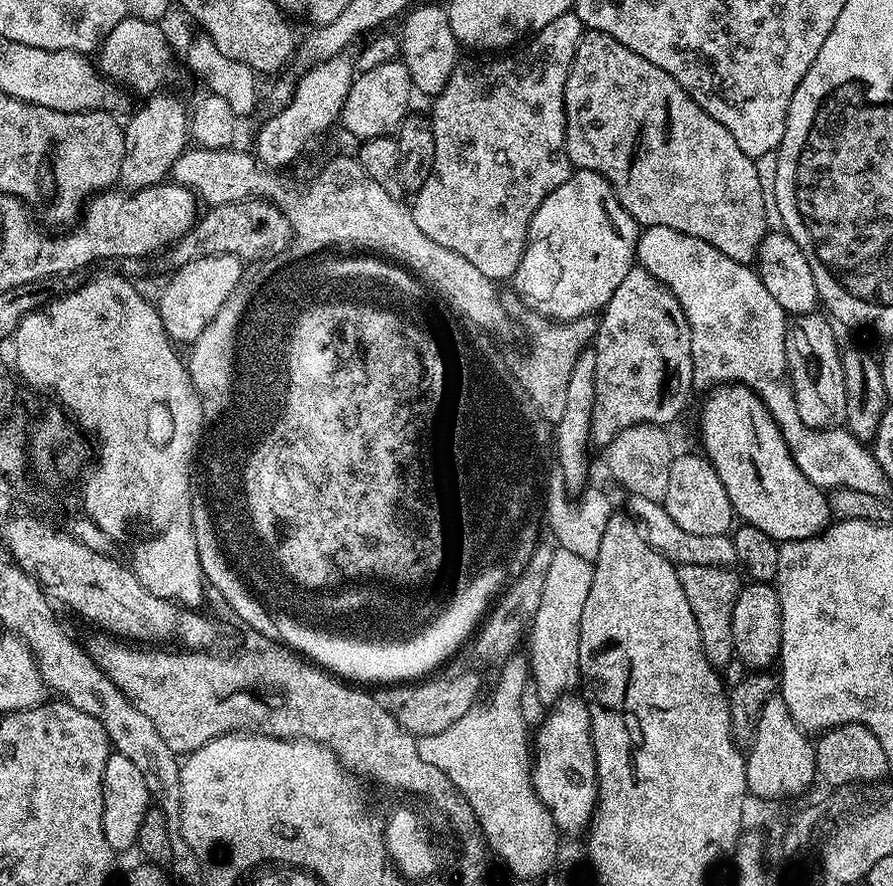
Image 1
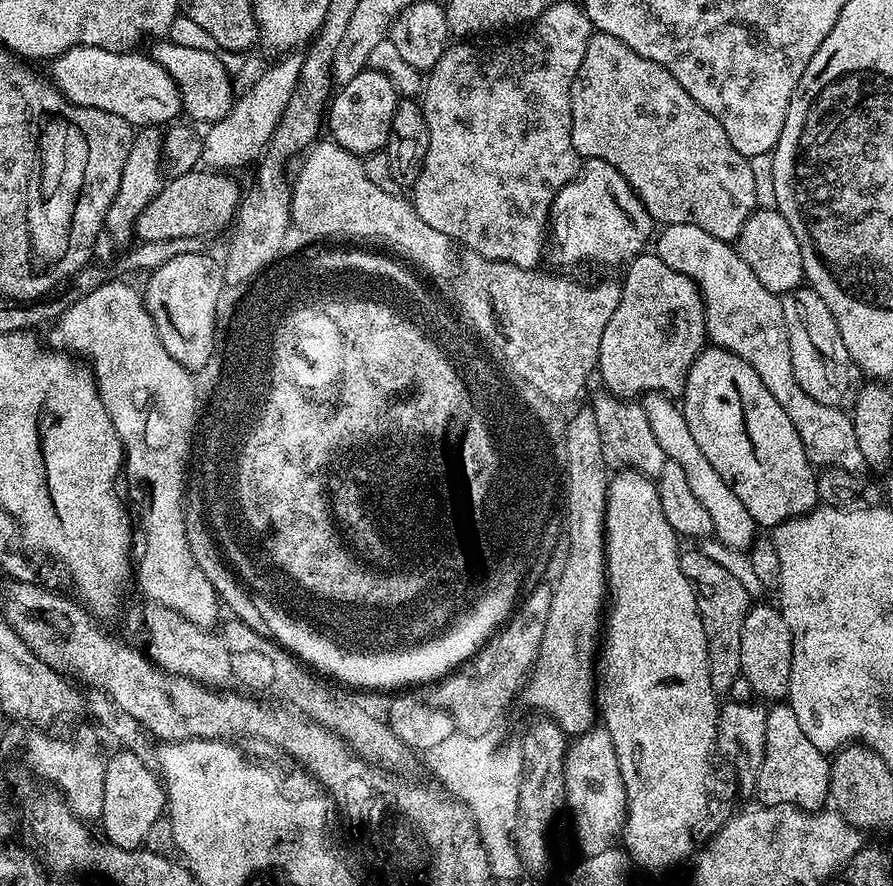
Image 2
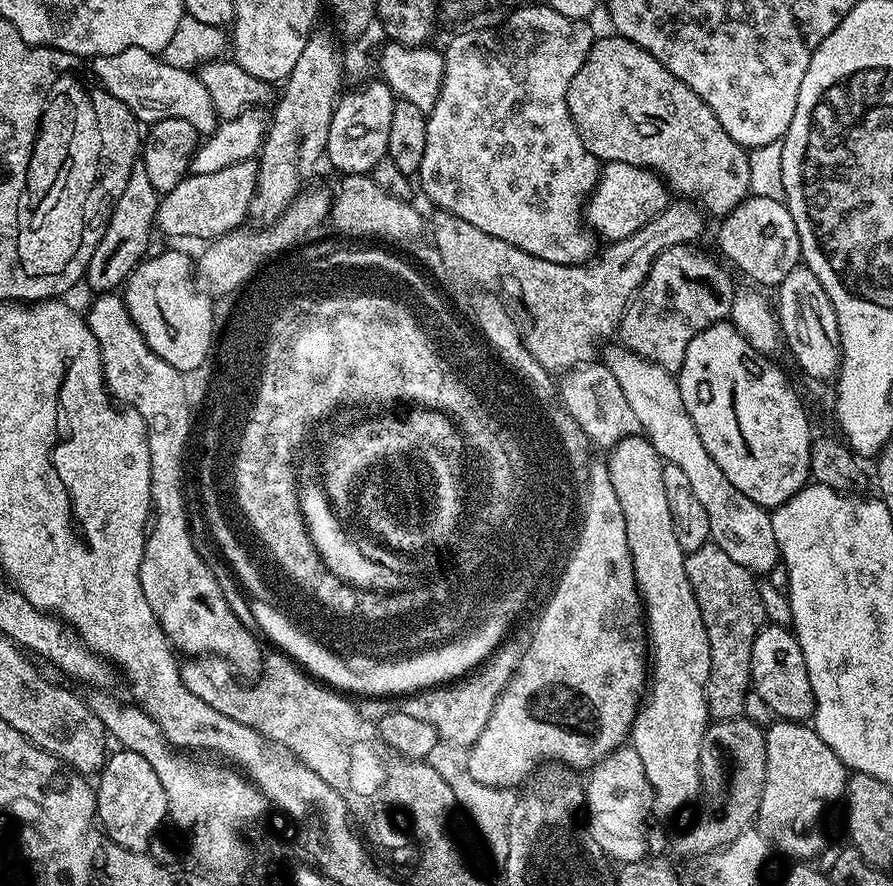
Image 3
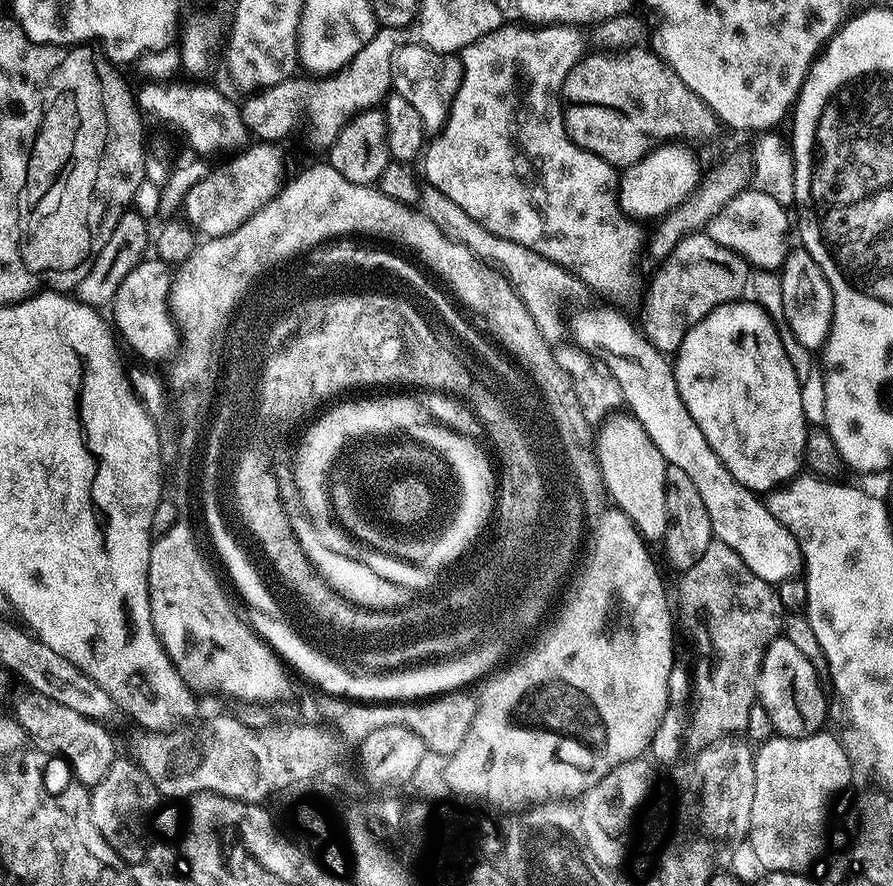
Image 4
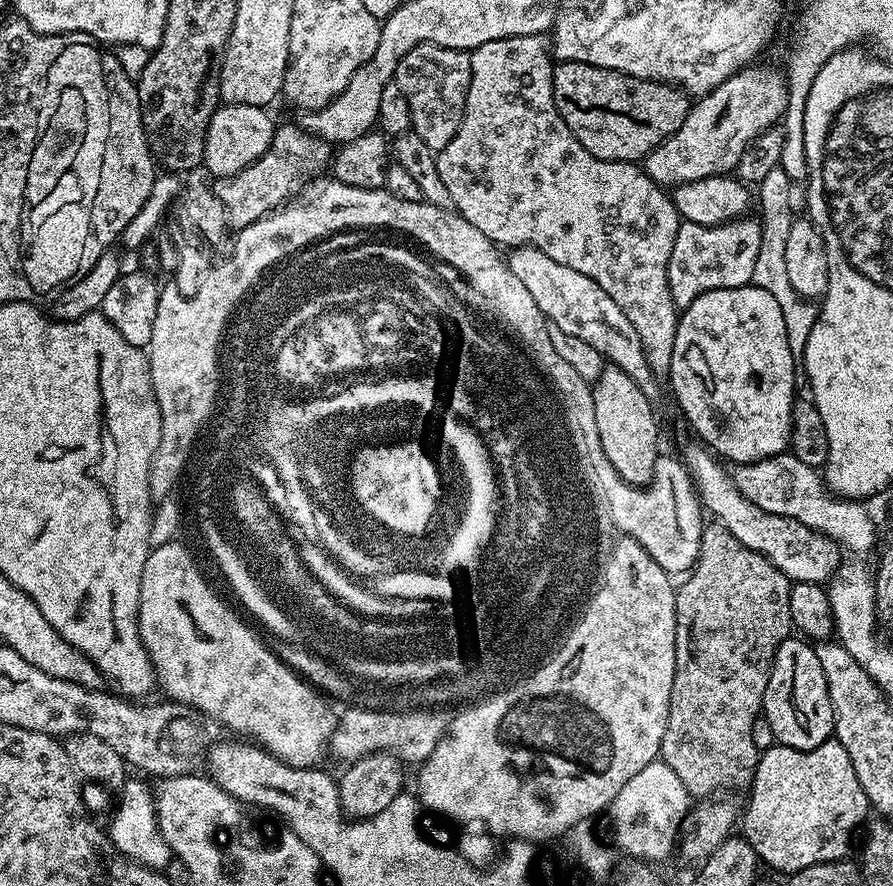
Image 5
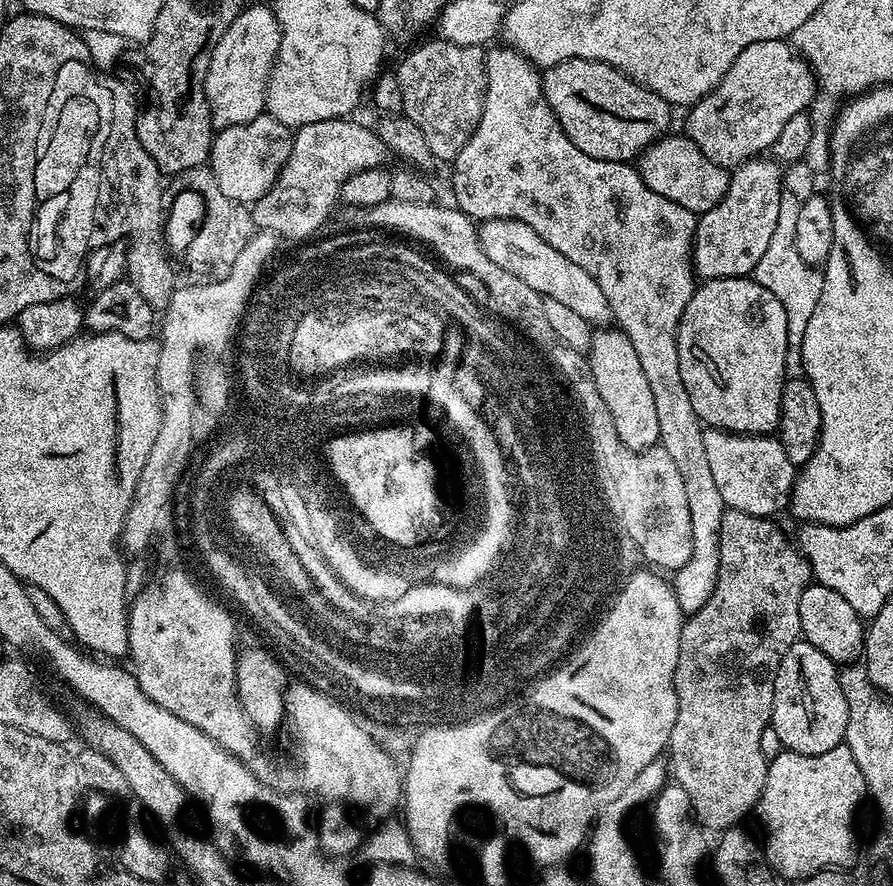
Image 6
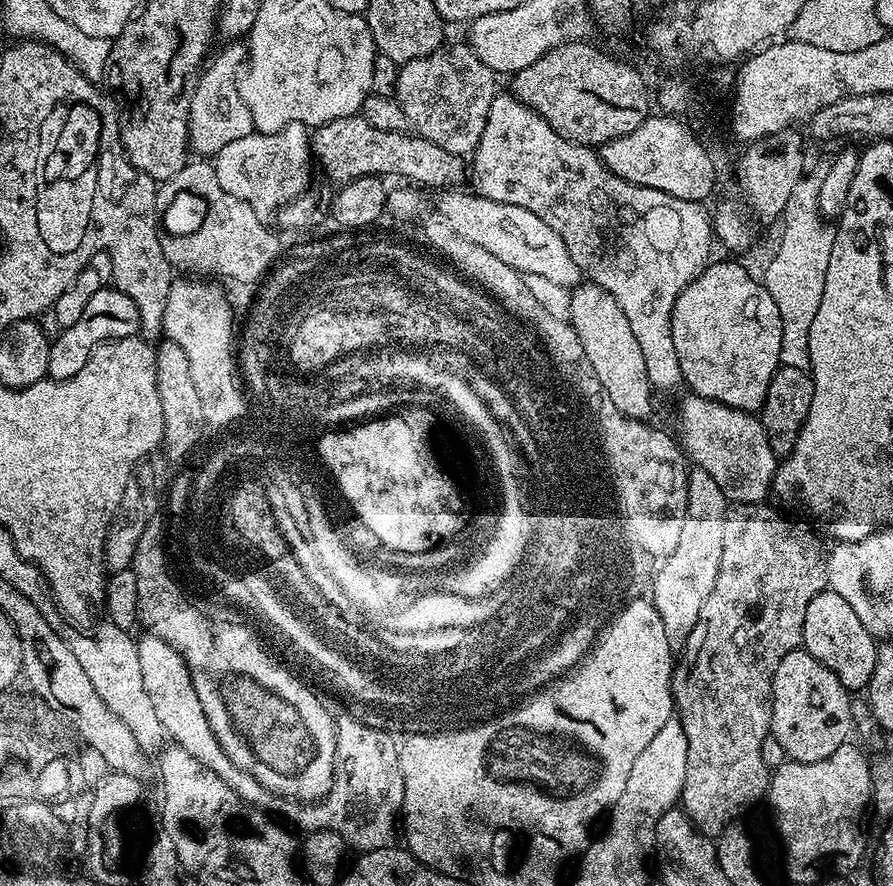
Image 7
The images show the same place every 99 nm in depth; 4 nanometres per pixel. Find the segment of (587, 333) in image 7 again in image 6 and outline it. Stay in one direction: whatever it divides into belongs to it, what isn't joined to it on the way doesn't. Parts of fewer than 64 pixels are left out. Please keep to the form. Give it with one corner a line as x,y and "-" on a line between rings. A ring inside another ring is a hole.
600,326
593,331
590,350
586,354
588,369
592,371
594,385
602,396
604,408
610,410
612,419
611,431
616,431
616,436
629,449
629,453
635,454
644,451
645,448
657,447
660,435
658,434
658,413
654,407
654,398
650,391
649,384
646,383
646,373
638,362
638,354
634,351
633,344
626,333
620,331
619,327

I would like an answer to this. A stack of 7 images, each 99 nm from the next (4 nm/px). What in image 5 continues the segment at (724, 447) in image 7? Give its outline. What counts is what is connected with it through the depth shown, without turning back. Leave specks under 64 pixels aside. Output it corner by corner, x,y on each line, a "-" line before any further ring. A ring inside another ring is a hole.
791,451
780,456
771,456
753,464
738,464
731,469
732,481
740,493
754,506
770,514
794,518
810,530
830,536
845,553
868,552
876,540
876,524
865,505
859,500
845,500
836,495
817,469
806,466

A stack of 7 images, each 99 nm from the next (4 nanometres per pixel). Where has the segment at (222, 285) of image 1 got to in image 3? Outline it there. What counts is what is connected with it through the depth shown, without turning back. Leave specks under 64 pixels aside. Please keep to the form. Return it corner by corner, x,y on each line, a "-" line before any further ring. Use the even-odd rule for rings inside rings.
160,252
157,256
149,255
140,261
122,288
122,299
134,326
146,340
146,346
158,354
166,362
186,366
190,362
198,362
206,354
206,347
210,346
213,332
213,301
207,291
195,288
194,260
184,252

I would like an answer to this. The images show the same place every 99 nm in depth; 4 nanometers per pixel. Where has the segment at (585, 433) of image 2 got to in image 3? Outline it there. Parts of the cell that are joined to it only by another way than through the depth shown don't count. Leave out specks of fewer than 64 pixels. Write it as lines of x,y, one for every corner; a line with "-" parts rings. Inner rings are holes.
589,463
586,468
588,480
588,499
583,501
588,515
588,524
584,524
584,536
580,536
580,548
576,548
576,560
572,560
572,568
568,568
568,576
564,576
564,584
555,584
547,597
548,605
532,632
532,637
526,641
523,649
520,667
512,676
512,680
502,690
497,698
493,712
490,714
486,728
472,744
466,756
466,763
470,774
478,782
495,788
515,789
516,784
523,785
537,767
545,762
559,762
561,765
577,770
591,770
600,761
609,756
615,748
621,747
629,739
632,730
632,721
636,719
637,711
646,692
646,681
650,676
650,664
646,659
646,628
642,623
642,601
640,592
636,588
636,575
632,565
630,546
626,538
626,518
622,514
622,506
618,506
618,498
614,494
614,482
610,482
607,463

